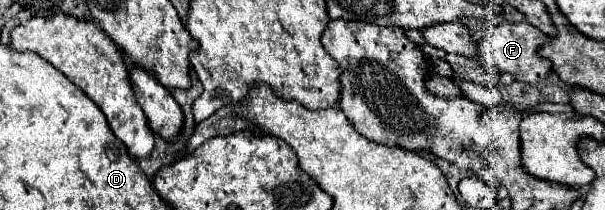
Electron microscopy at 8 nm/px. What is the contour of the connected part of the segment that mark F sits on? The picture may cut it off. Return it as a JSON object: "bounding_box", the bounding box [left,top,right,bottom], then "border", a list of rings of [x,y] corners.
{"bounding_box":[479,22,551,84],"border":[[[503,22],[501,28],[497,28],[493,34],[485,36],[479,42],[479,62],[489,70],[495,68],[499,72],[509,72],[515,76],[515,80],[535,84],[545,80],[551,72],[551,62],[539,56],[539,48],[543,46],[543,42],[547,42],[547,36],[529,22],[521,22],[521,24]]]}

